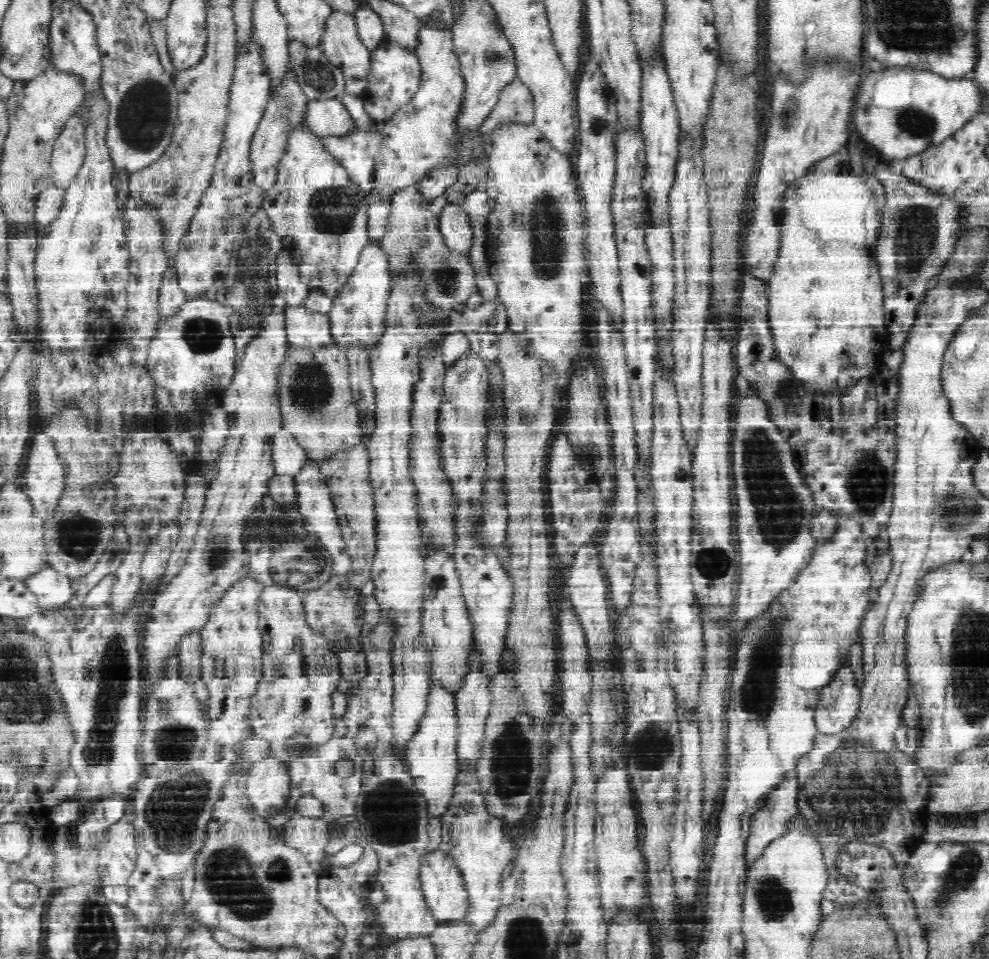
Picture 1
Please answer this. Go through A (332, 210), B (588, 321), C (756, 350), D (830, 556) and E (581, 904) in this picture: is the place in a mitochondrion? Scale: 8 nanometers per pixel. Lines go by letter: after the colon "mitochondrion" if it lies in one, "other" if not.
A: mitochondrion
B: other
C: other
D: other
E: other

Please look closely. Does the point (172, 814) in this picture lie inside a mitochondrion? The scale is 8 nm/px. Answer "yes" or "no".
yes

